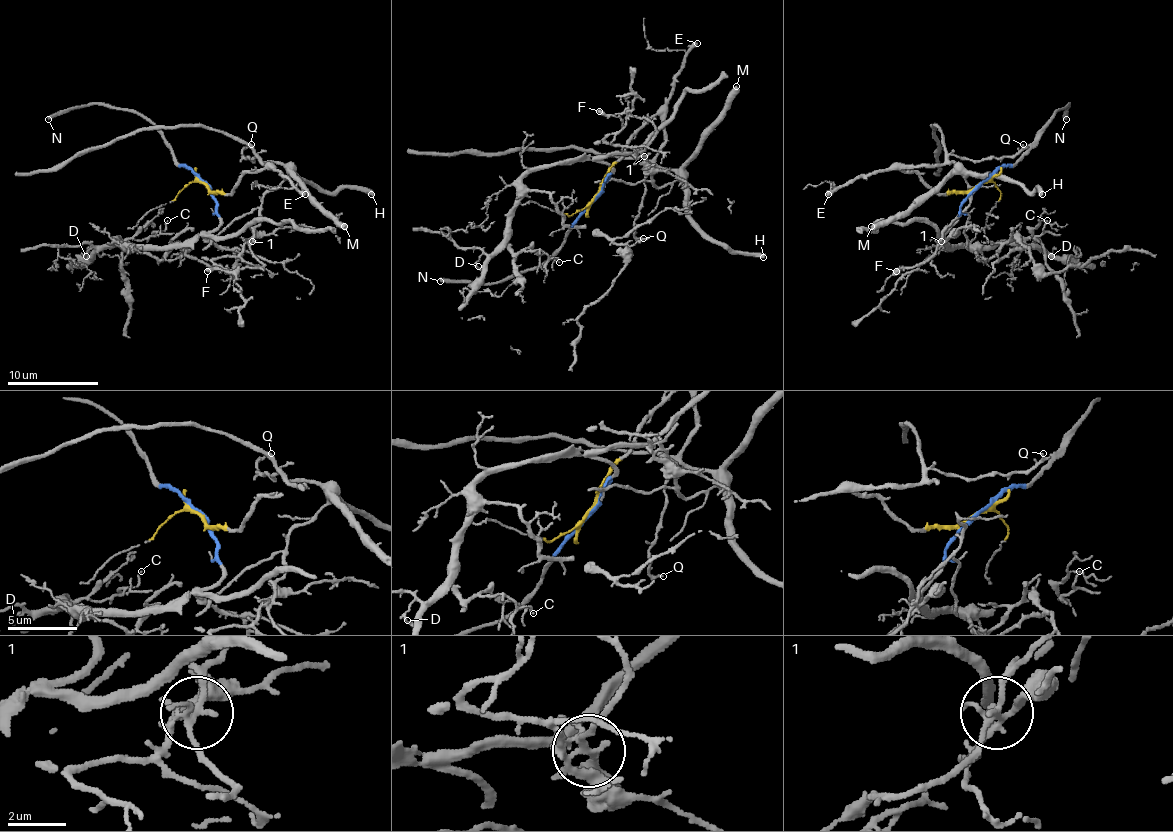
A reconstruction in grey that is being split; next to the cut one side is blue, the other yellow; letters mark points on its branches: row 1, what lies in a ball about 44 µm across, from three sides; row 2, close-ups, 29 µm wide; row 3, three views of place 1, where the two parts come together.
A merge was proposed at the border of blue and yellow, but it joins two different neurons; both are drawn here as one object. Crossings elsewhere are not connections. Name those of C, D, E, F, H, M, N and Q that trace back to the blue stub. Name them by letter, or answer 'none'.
C, D, N

